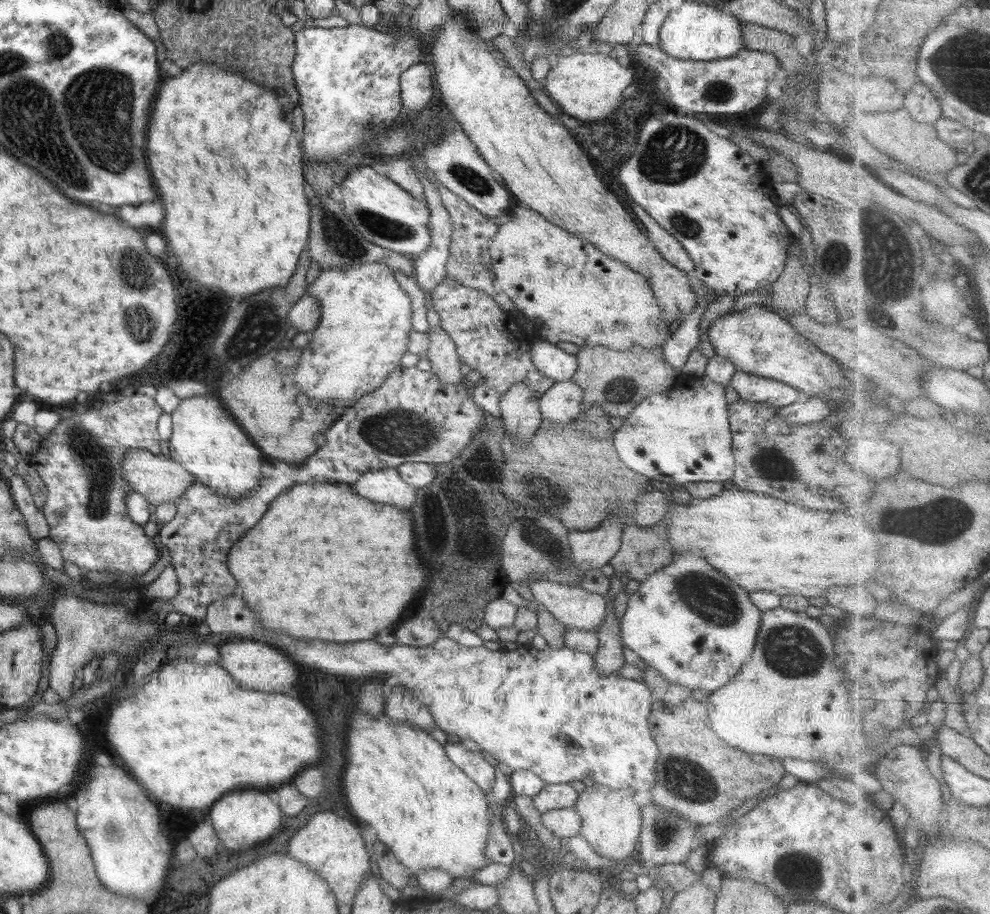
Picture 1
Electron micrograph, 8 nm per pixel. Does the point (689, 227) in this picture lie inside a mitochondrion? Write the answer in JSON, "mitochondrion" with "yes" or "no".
{"mitochondrion":"yes"}

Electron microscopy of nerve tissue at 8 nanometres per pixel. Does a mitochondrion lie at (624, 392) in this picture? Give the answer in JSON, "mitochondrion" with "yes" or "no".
{"mitochondrion":"yes"}

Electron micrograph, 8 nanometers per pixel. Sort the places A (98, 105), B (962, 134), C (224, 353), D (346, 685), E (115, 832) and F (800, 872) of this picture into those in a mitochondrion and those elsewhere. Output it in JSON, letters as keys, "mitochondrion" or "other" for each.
{"A":"mitochondrion","B":"other","C":"other","D":"other","E":"mitochondrion","F":"mitochondrion"}

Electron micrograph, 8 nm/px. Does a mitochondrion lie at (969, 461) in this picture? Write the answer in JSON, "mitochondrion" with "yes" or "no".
{"mitochondrion":"no"}

